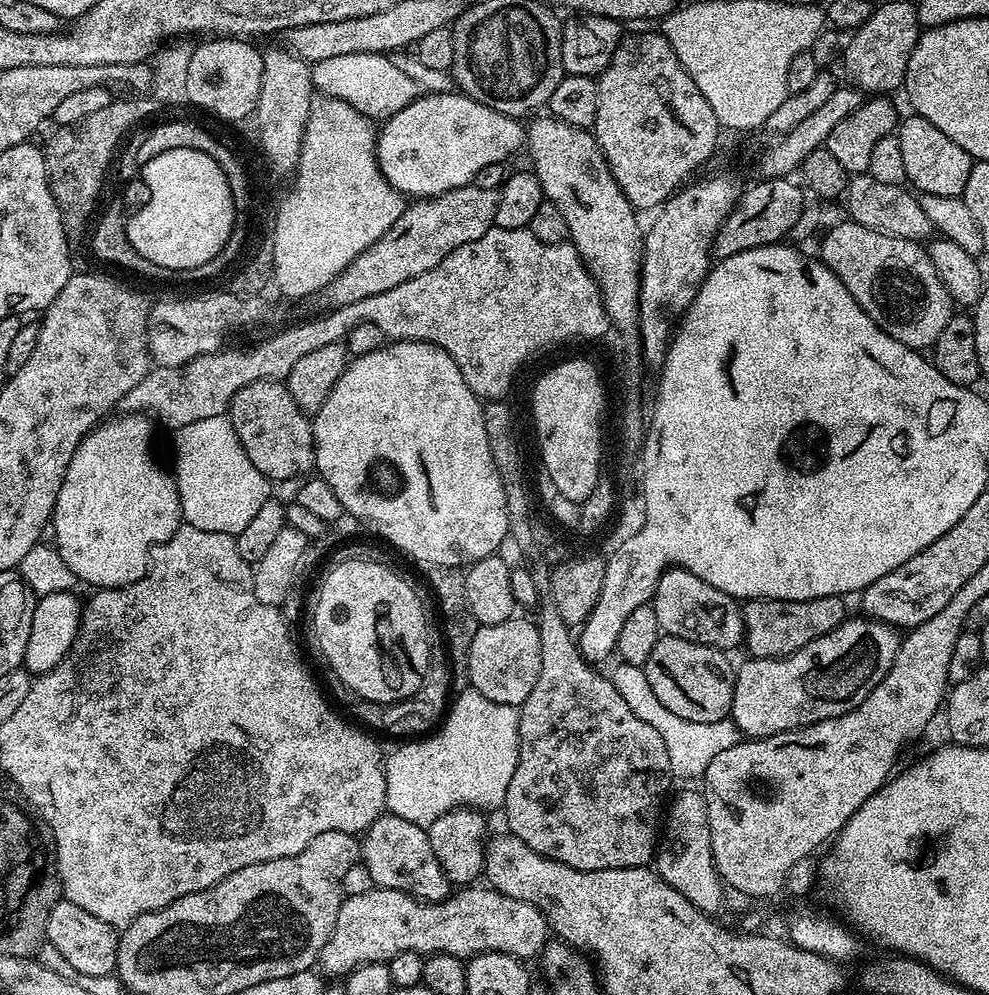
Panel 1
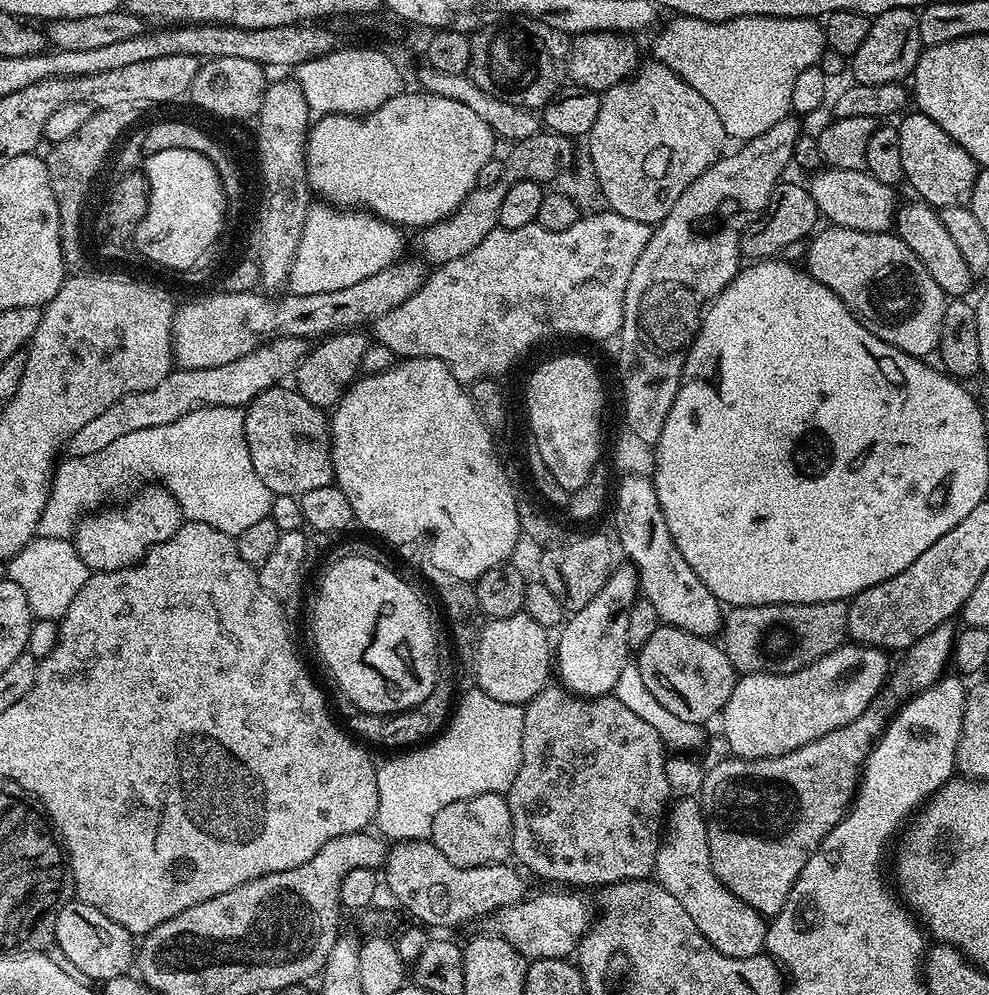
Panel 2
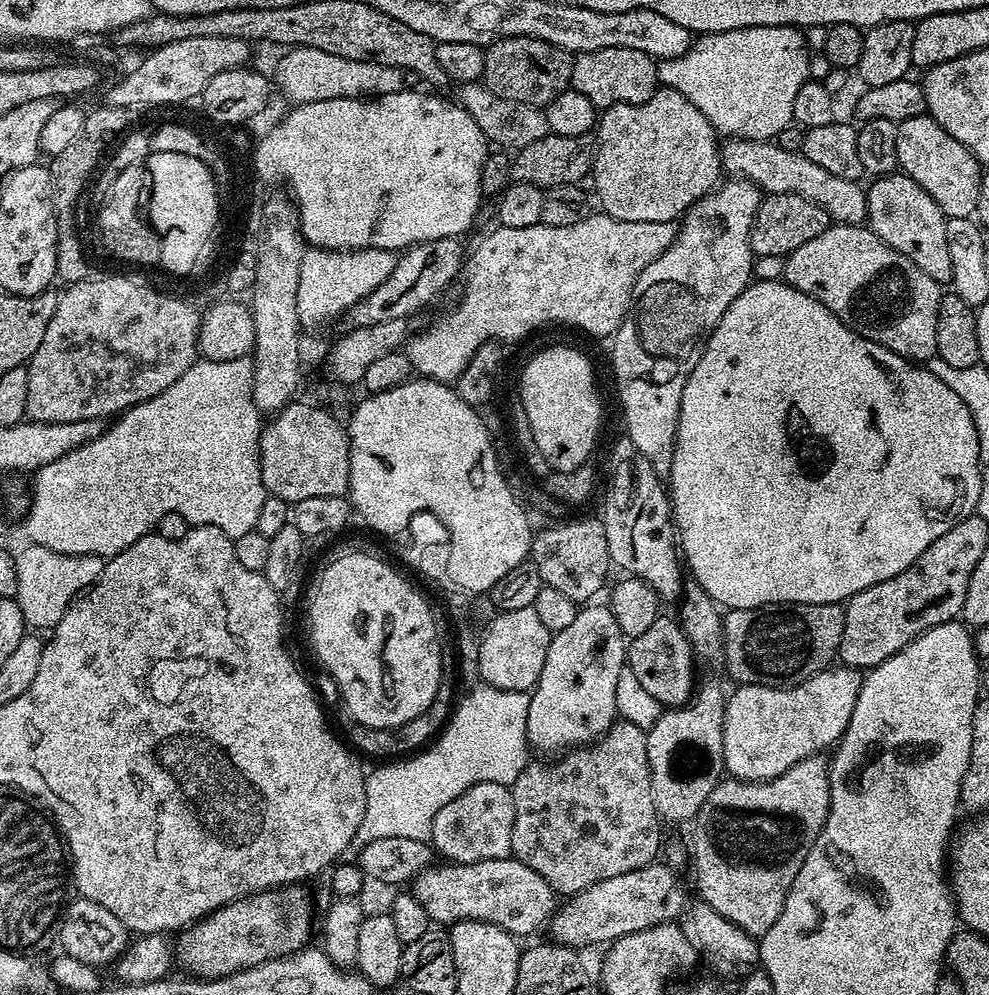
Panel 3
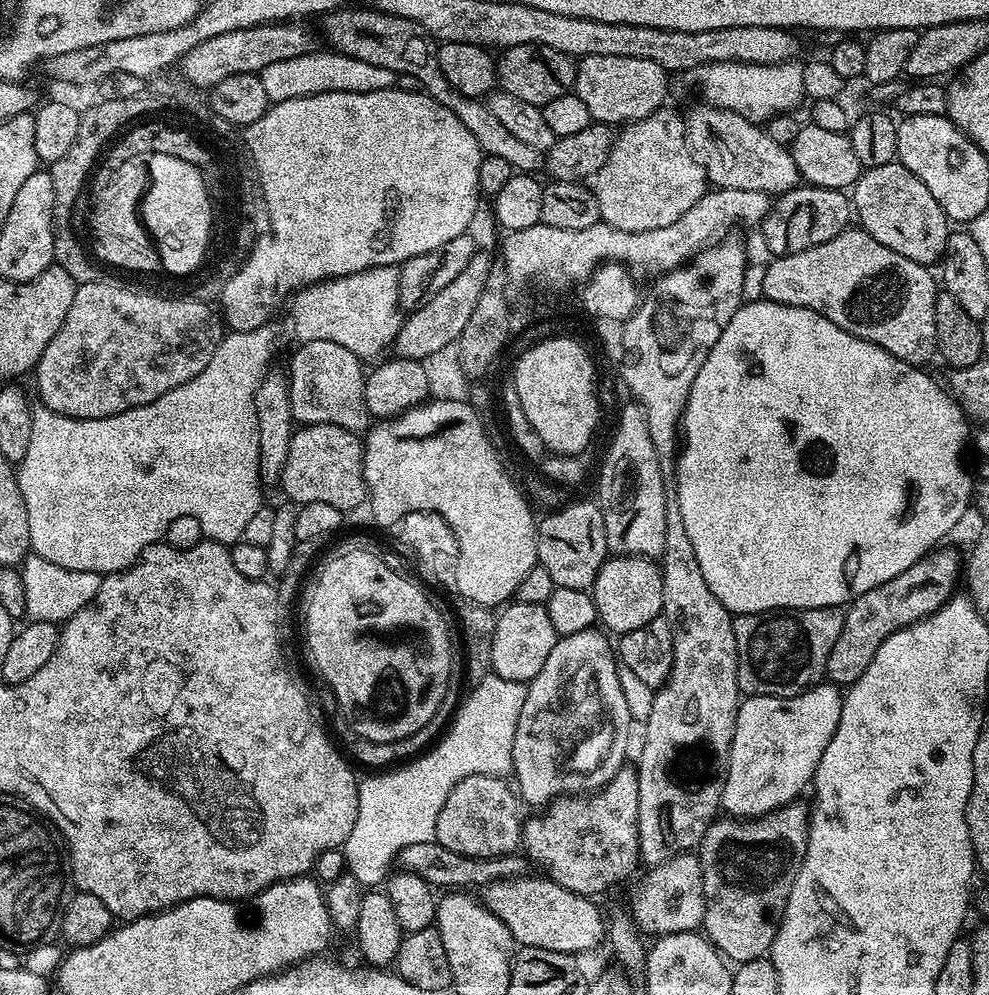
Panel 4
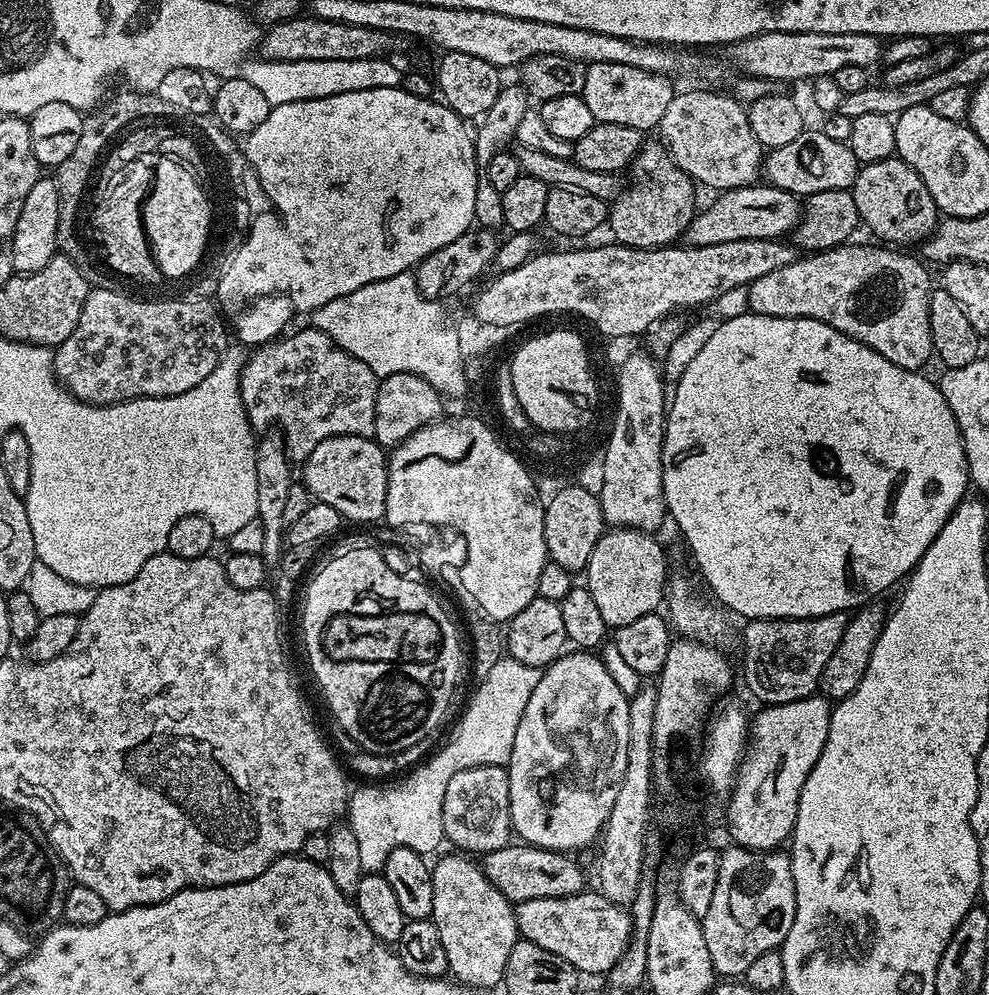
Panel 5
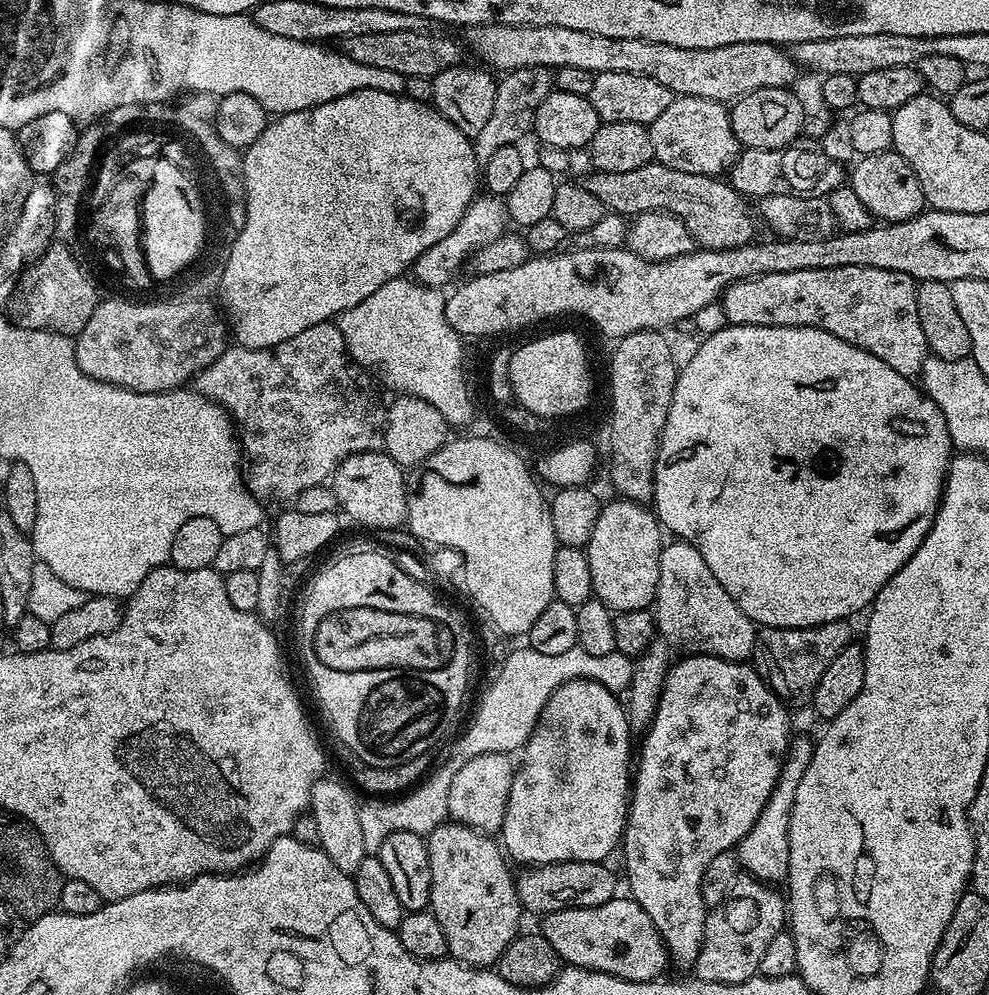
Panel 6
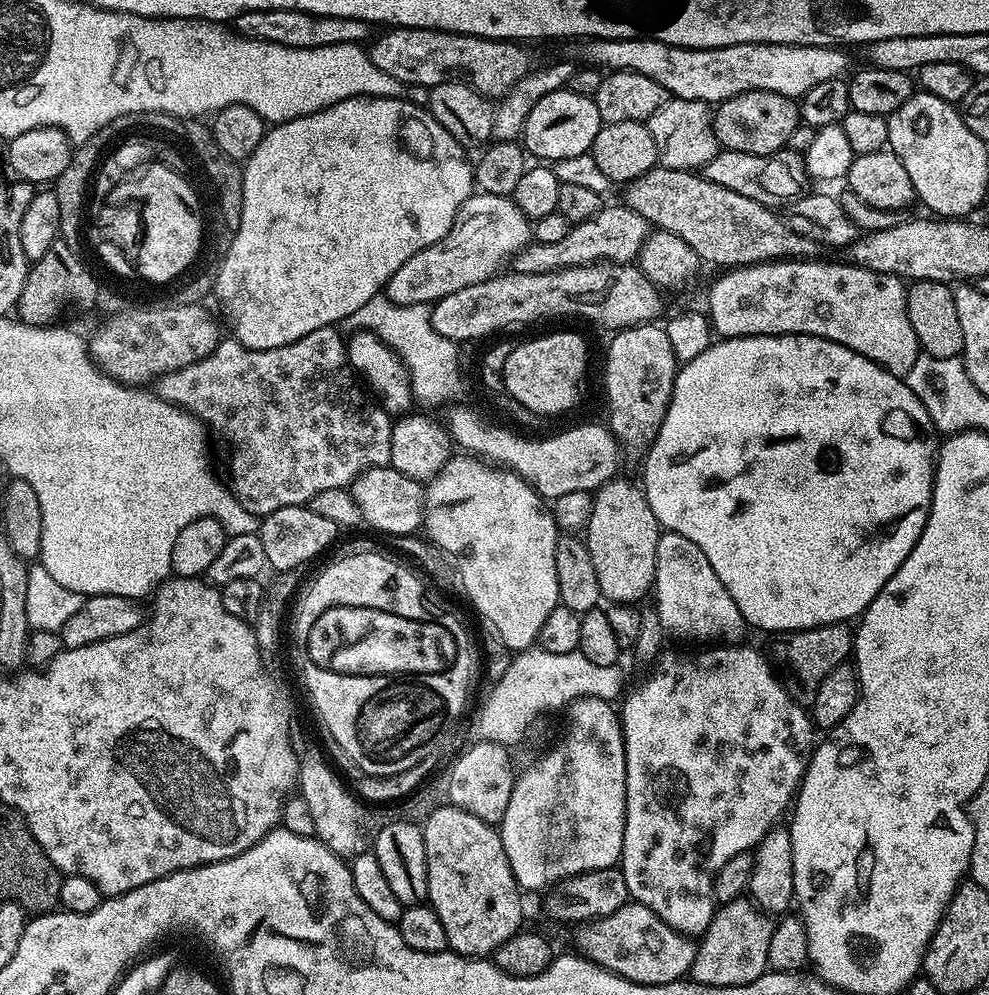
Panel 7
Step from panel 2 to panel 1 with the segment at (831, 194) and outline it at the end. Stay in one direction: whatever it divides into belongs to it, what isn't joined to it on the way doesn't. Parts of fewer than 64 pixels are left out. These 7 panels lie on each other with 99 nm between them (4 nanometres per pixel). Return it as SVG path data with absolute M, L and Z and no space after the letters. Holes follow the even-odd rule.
M856 174L849 179L842 204L848 207L847 219L851 223L866 226L866 230L874 230L874 234L924 242L934 232L930 218L926 218L926 213L922 211L919 199L907 187L886 186L867 174Z

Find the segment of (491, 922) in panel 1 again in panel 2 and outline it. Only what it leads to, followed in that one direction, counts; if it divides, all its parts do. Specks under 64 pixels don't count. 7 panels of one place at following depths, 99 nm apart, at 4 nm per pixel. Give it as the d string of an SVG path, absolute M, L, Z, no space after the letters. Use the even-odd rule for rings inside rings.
M548 891L552 892L540 892L533 900L525 898L518 904L499 908L491 917L491 931L510 942L510 946L514 946L514 950L518 950L518 954L522 954L529 962L546 958L563 960L571 957L590 927L588 904L579 896L579 891Z

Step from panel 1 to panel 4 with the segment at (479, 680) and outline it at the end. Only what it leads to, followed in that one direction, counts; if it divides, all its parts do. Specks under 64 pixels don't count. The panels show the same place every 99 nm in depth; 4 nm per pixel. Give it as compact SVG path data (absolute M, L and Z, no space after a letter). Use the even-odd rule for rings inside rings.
M509 603L497 615L494 626L494 642L490 646L492 672L507 680L527 684L535 678L538 670L542 670L542 666L546 666L546 657L549 656L550 650L554 650L557 639L545 605Z

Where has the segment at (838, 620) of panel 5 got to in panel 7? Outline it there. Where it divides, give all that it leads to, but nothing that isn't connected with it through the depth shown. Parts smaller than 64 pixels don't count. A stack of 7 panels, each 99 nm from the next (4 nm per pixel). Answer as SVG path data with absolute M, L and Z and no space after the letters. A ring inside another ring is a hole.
M847 623L782 632L773 640L776 641L772 644L770 659L784 682L784 688L799 704L805 706L814 702L814 694L818 694L818 686L822 686L826 674L845 663L854 652L854 632Z

